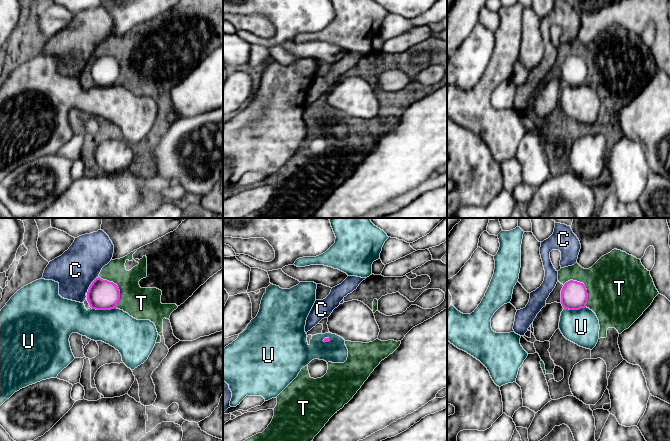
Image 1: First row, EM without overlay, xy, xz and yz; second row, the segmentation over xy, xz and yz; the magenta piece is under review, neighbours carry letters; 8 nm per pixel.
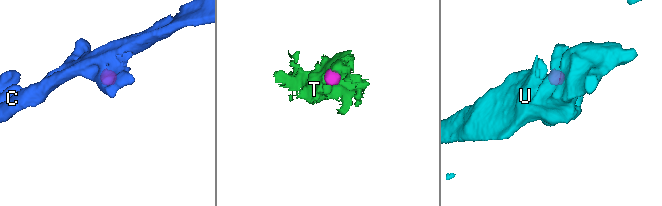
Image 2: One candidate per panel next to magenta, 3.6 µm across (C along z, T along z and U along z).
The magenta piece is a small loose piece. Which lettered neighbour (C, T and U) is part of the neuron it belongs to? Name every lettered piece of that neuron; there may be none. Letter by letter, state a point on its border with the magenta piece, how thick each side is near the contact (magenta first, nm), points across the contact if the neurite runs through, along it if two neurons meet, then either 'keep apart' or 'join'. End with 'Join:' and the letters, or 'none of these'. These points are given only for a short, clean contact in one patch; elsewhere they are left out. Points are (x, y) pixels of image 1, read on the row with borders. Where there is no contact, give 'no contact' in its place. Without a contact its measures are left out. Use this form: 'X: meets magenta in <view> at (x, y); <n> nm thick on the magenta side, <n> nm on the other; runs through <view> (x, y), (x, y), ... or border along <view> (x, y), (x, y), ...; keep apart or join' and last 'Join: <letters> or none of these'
C: meets magenta in xy at (91, 284); 240 nm thick on the magenta side, 340 nm on the other; border along xy (98, 276), (86, 292); keep apart
T: meets magenta in yz at (585, 287); 220 nm thick on the magenta side, 480 nm on the other; runs through yz (574, 296), (585, 287), (616, 284); join
U: meets magenta in xy at (103, 309); 240 nm thick on the magenta side, 300 nm on the other; border along xy (91, 307), (96, 309), (115, 308); keep apart
Join: T

